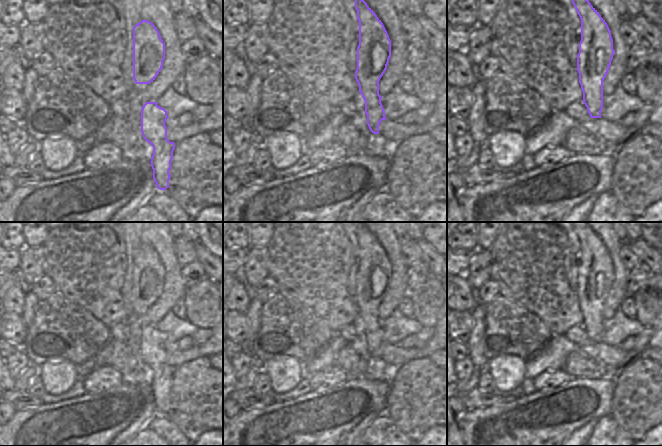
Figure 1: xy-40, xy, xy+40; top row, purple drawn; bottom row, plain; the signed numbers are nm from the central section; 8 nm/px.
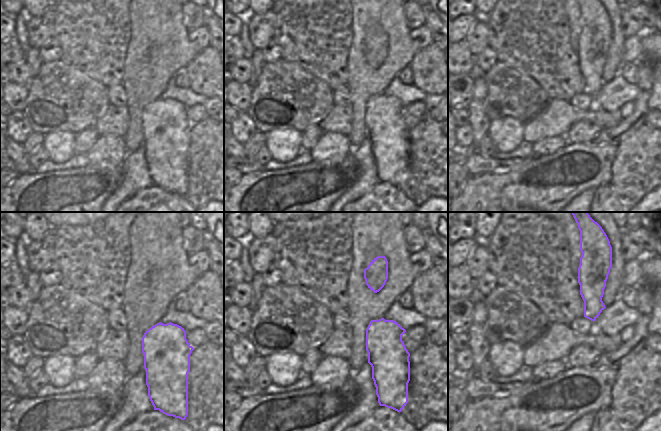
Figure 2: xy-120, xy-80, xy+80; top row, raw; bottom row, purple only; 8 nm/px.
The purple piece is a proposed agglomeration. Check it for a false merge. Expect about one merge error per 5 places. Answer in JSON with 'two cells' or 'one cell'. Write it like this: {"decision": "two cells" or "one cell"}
{"decision": "one cell"}

